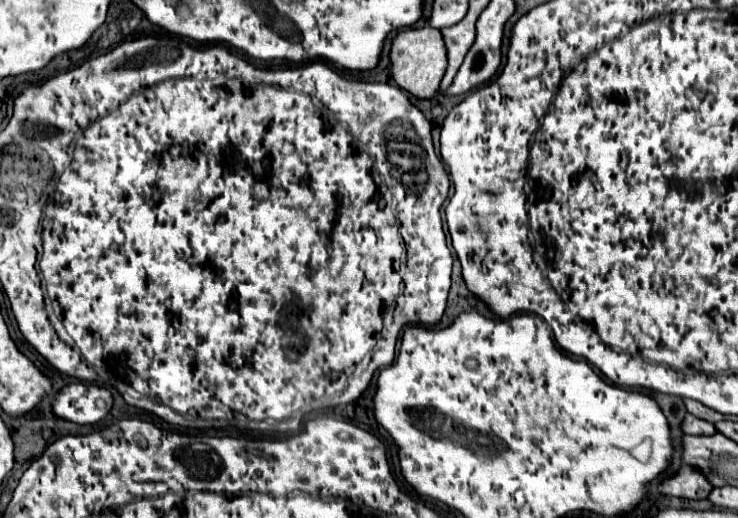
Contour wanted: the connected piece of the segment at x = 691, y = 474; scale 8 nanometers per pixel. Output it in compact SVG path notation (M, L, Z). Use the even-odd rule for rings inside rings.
M682 466L678 474L662 484L662 492L670 496L690 498L690 500L702 500L708 498L712 492L710 480L704 476L704 472L696 466Z

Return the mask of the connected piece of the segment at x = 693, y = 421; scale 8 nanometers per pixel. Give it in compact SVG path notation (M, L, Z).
M686 414L684 422L682 422L682 430L684 430L684 434L704 434L704 436L718 432L712 422L706 422L706 420L696 418L692 414Z

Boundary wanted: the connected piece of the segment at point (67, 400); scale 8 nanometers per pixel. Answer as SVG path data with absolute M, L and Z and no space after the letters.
M68 384L54 400L54 414L76 422L96 424L112 410L112 392L96 384Z

